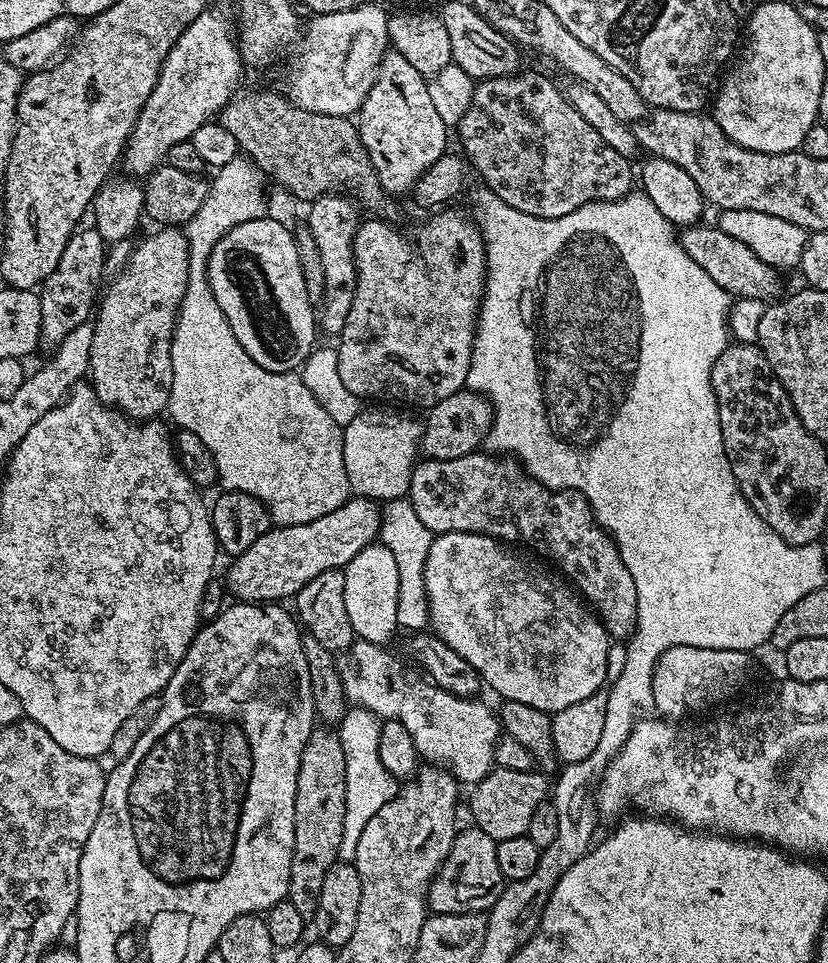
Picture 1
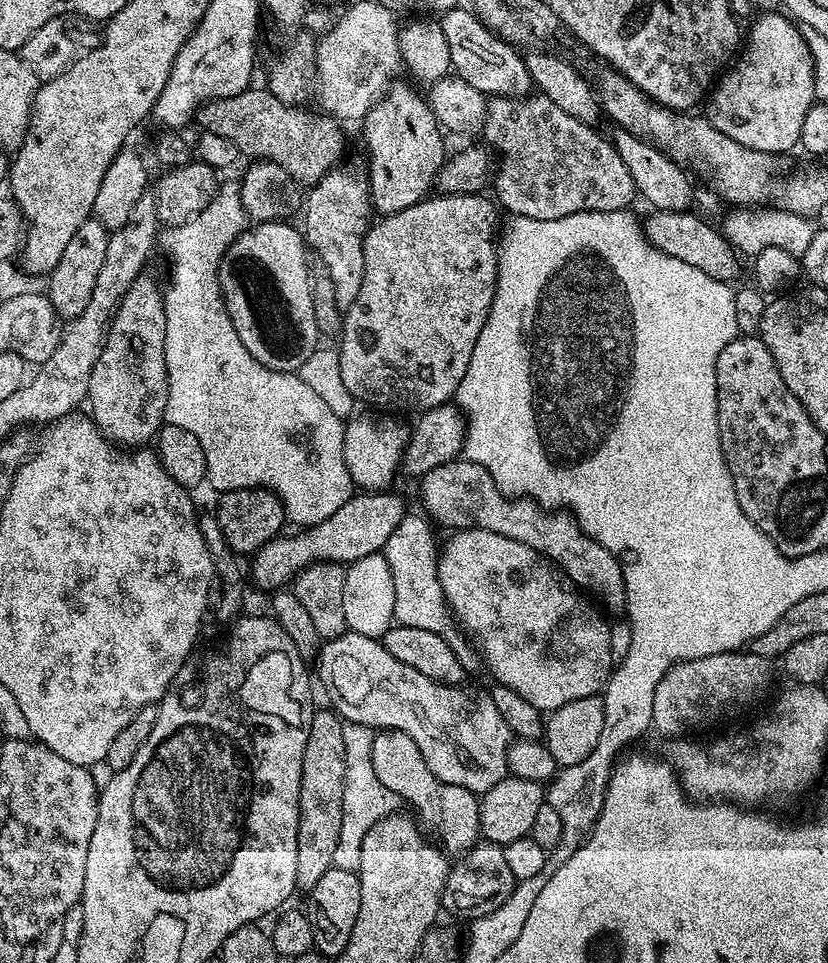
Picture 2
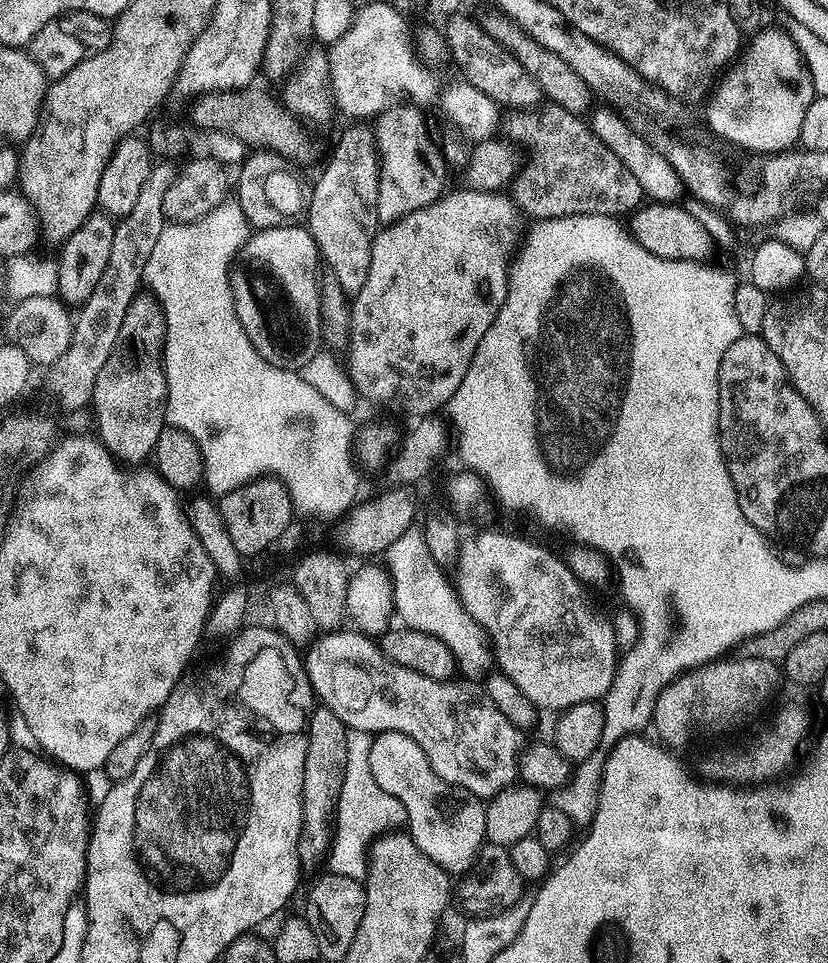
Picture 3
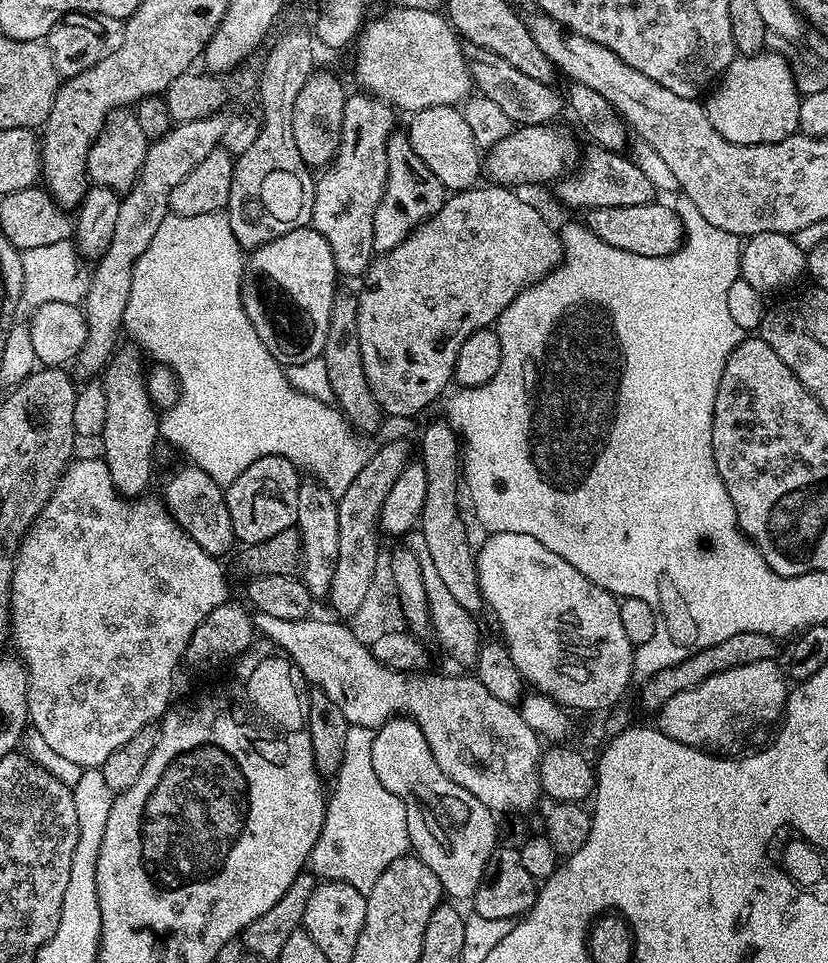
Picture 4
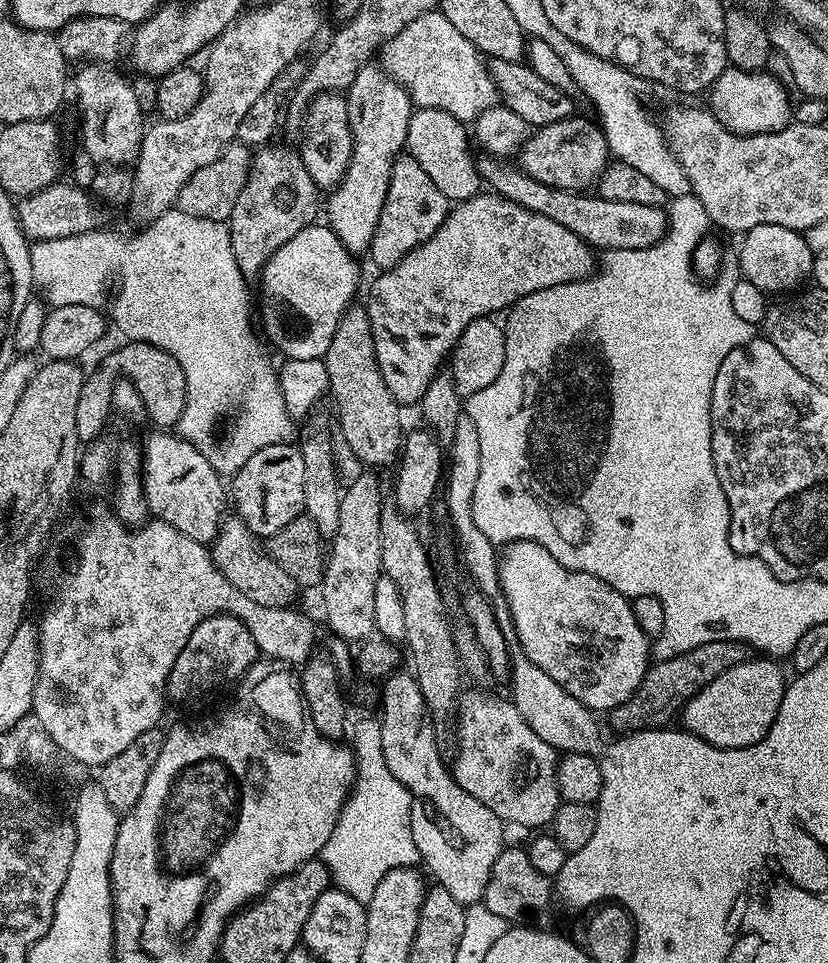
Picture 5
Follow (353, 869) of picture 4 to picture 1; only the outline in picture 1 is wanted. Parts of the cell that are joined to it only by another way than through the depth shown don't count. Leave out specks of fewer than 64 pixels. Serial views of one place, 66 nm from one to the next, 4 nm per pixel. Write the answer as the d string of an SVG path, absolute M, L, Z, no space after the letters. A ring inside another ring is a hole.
M349 707L348 713L340 720L338 731L342 742L342 754L346 754L346 818L342 826L342 842L339 859L344 862L355 861L358 838L366 830L366 822L395 798L398 791L397 777L391 776L378 758L378 738L380 737L379 716L367 712L365 708Z

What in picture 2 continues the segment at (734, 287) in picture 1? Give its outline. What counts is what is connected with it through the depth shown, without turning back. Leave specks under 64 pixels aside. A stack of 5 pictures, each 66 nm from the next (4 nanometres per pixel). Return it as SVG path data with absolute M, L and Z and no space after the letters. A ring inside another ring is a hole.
M649 211L648 221L642 224L642 232L646 239L659 248L660 251L710 274L715 280L725 282L735 281L735 276L740 272L740 264L736 261L737 249L733 248L731 239L723 236L716 228L711 228L704 220L695 216L695 211L687 212L662 212Z

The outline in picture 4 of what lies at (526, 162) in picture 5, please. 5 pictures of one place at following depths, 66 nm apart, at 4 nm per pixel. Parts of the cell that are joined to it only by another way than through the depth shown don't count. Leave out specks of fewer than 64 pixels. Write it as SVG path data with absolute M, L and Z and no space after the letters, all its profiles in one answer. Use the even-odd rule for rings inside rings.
M539 124L538 126L516 126L502 142L487 149L482 156L482 172L491 183L501 186L520 186L516 184L548 184L567 176L576 167L582 152L576 146L576 140L564 128L556 128L552 124Z

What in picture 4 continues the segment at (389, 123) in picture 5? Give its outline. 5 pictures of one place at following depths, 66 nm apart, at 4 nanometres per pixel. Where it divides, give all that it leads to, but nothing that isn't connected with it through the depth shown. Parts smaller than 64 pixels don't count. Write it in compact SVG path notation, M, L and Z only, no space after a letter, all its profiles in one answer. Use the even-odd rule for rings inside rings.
M371 94L349 95L342 114L342 138L336 151L336 157L327 168L319 173L314 194L314 210L311 227L318 230L330 242L330 254L334 254L337 273L341 277L363 277L374 259L374 210L378 210L378 202L382 202L382 194L386 190L388 177L388 159L386 146L388 138L397 127L396 116L392 105Z

